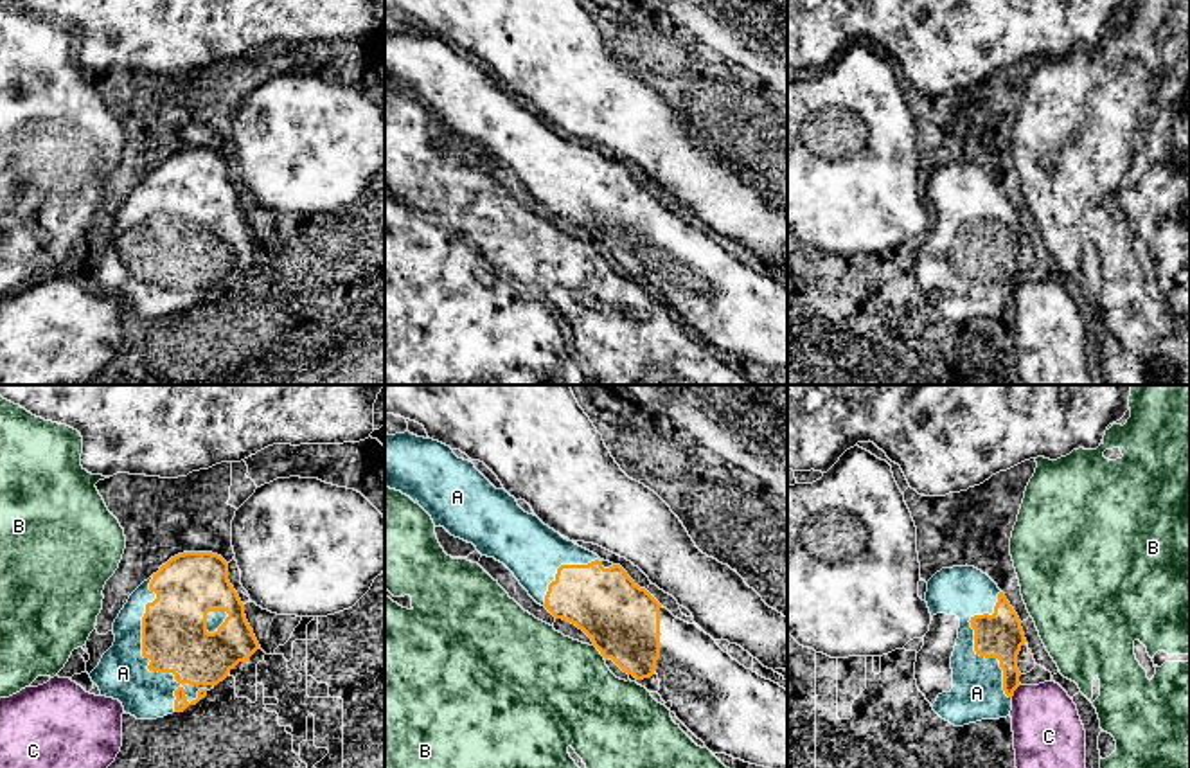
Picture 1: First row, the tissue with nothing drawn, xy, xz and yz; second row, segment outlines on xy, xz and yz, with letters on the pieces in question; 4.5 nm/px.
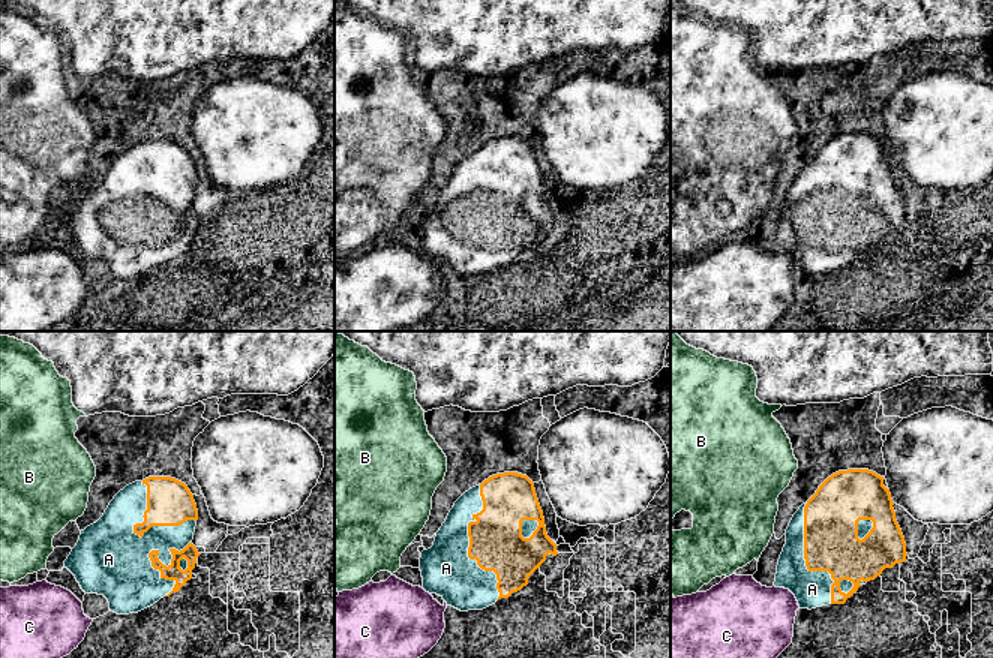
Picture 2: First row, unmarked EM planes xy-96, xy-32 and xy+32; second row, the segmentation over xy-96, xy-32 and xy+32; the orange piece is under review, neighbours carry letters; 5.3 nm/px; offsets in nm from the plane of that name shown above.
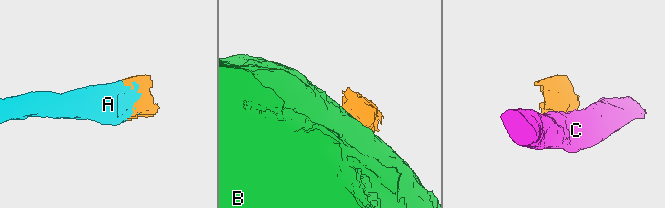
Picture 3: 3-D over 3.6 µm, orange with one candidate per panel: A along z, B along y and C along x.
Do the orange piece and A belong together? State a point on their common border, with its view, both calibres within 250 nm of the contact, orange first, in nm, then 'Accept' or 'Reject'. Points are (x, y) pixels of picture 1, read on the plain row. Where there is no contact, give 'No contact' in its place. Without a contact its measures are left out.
Touches orange at xy (142, 250). Thickness 300 nm (orange) against 220 nm. Accept

